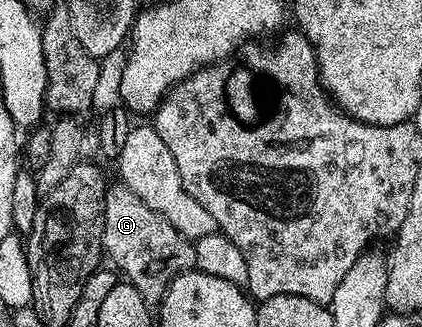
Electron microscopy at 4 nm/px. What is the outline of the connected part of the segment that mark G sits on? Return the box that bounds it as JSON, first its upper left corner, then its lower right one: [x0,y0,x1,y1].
[102,184,196,304]

